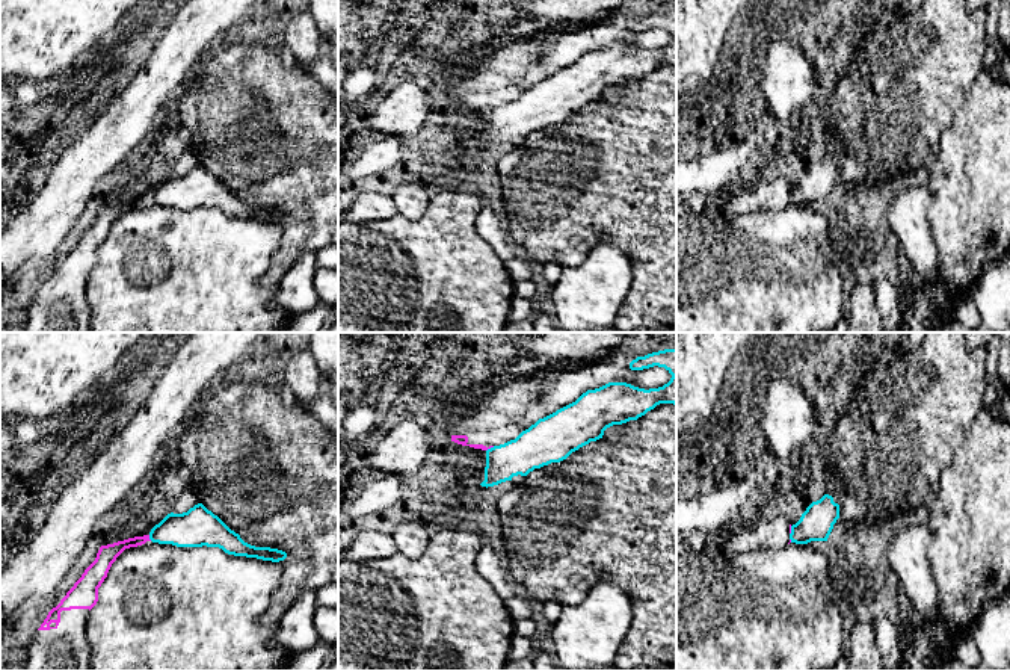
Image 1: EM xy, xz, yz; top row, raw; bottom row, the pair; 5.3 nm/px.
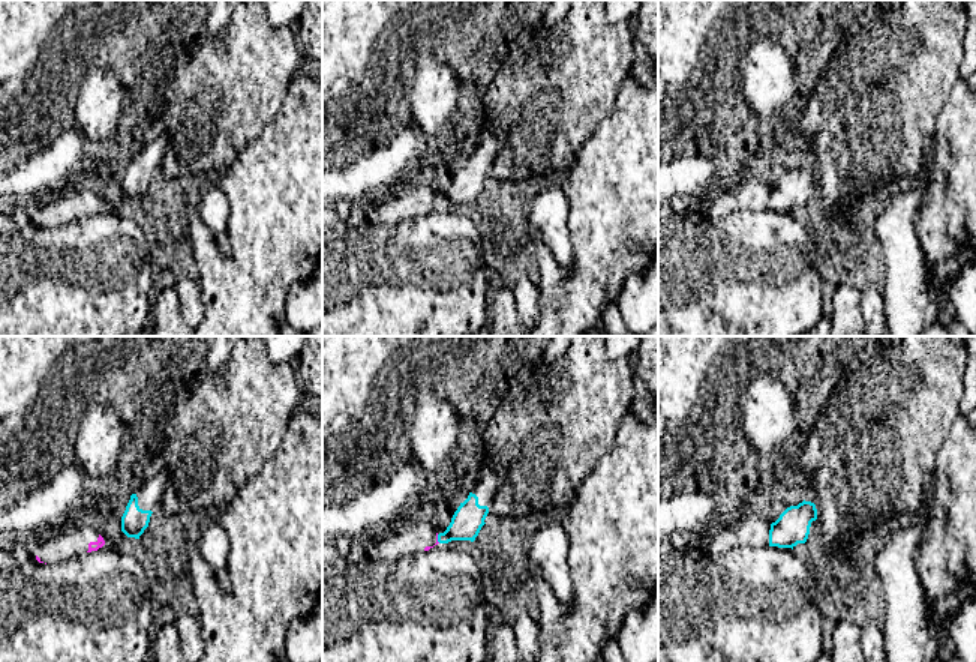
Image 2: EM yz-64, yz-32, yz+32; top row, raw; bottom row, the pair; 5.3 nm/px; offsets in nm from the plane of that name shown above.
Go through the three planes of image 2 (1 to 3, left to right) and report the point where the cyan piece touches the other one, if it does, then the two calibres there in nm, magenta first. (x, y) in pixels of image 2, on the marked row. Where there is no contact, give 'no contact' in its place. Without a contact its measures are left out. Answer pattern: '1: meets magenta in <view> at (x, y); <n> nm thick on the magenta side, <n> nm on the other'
1: no contact
2: meets magenta in yz-32 at (437, 539); 20 nm thick on the magenta side, 160 nm on the other
3: no contact

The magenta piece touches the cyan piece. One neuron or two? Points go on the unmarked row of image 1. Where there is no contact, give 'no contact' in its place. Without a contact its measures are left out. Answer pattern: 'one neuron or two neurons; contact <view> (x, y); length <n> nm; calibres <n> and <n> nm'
two neurons; contact xz (489, 109); length 50 nm; calibres 50 and 220 nm

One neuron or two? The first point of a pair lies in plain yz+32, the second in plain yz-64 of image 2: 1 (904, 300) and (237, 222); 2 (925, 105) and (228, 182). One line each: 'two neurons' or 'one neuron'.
1: two neurons
2: two neurons

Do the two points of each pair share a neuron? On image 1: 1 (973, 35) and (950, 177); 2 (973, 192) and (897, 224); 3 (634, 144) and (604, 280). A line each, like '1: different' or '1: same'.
1: different
2: different
3: different

